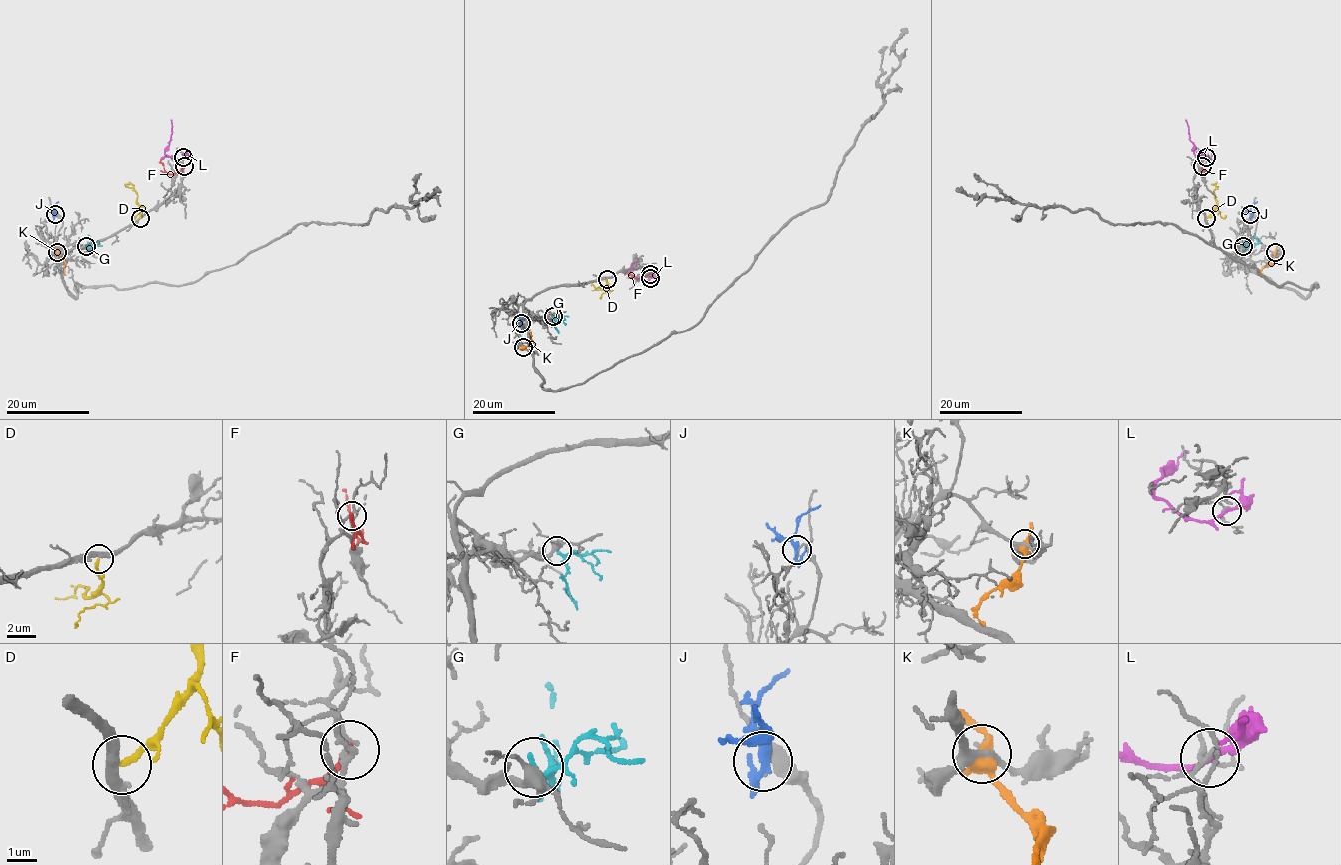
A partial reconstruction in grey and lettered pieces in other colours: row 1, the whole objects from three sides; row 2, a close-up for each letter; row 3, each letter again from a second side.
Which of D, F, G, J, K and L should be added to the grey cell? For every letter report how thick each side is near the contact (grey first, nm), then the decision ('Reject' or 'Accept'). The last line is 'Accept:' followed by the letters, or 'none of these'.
D: Thickness 320 nm (grey) against 220 nm. Reject
F: Thickness 150 nm (grey) against 220 nm. Reject
G: Thickness 320 nm (grey) against 140 nm. Accept
J: Thickness 140 nm (grey) against 220 nm. Reject
K: Thickness 240 nm (grey) against 440 nm. Reject
L: Thickness 120 nm (grey) against 200 nm. Reject
Accept: G

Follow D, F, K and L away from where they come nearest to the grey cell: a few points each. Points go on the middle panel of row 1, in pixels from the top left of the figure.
D: (607, 278), (608, 286), (604, 290), (604, 287), (590, 285)
F: (651, 274), (636, 278), (628, 272)
K: (523, 347), (531, 343), (530, 333), (532, 335)
L: (649, 278), (639, 280), (631, 275), (629, 270), (635, 266), (637, 258)

